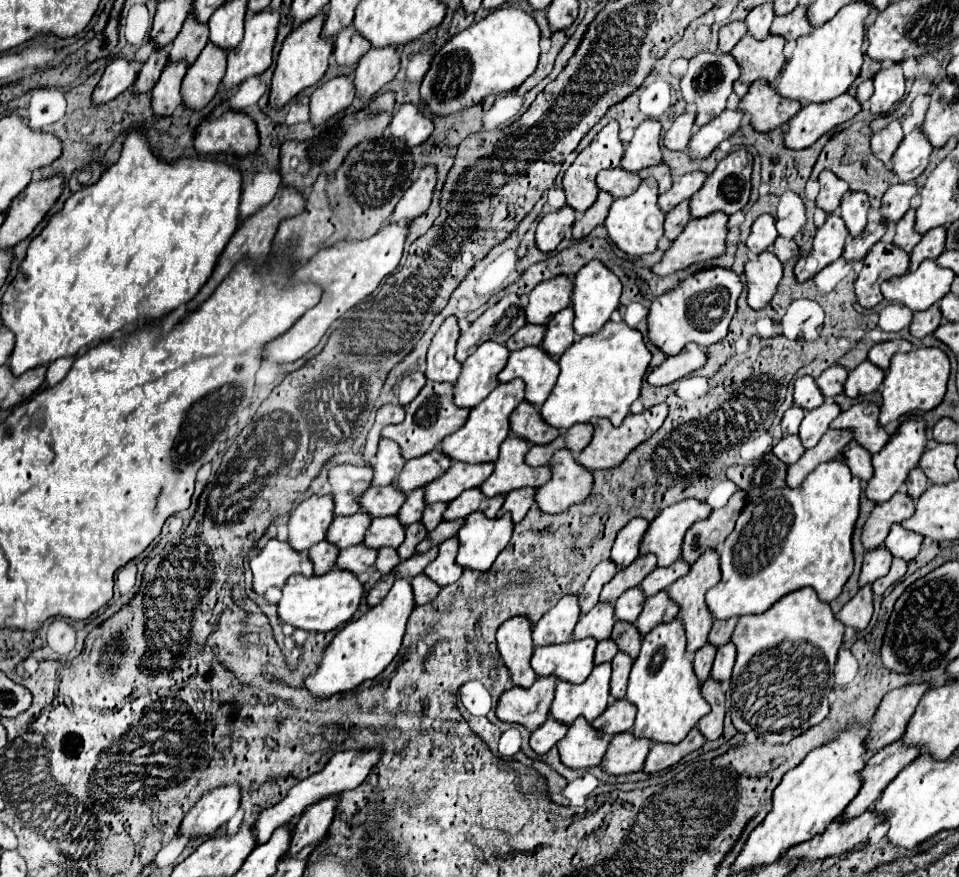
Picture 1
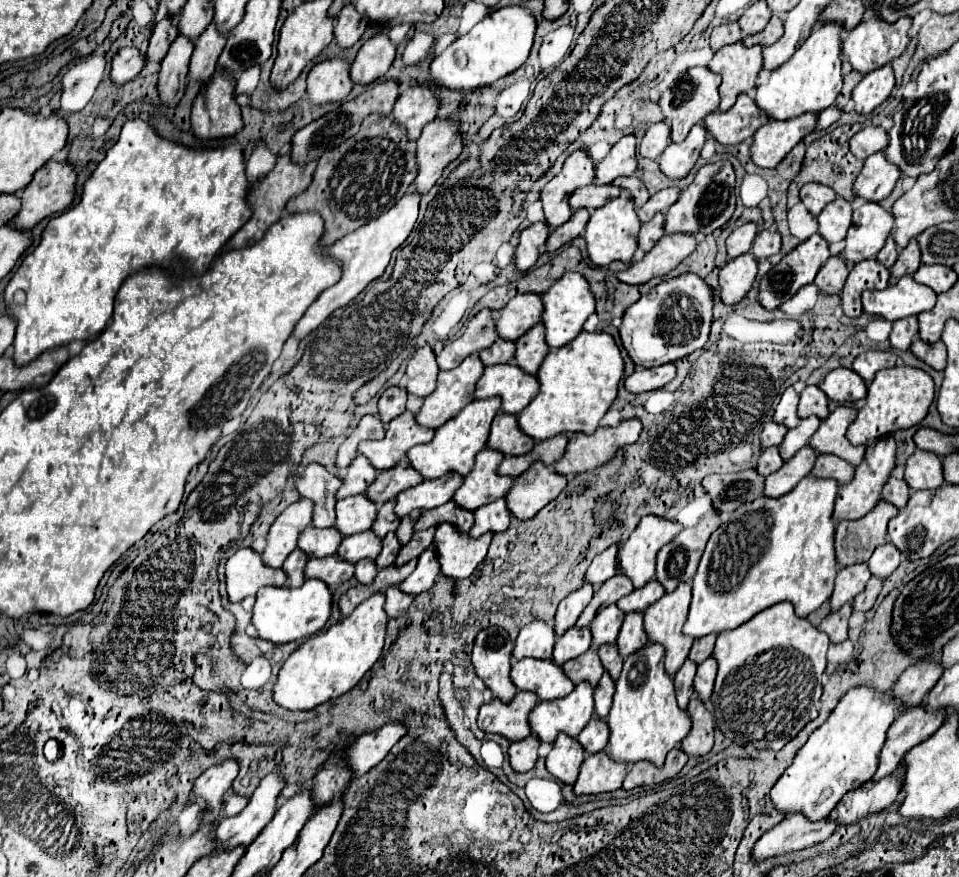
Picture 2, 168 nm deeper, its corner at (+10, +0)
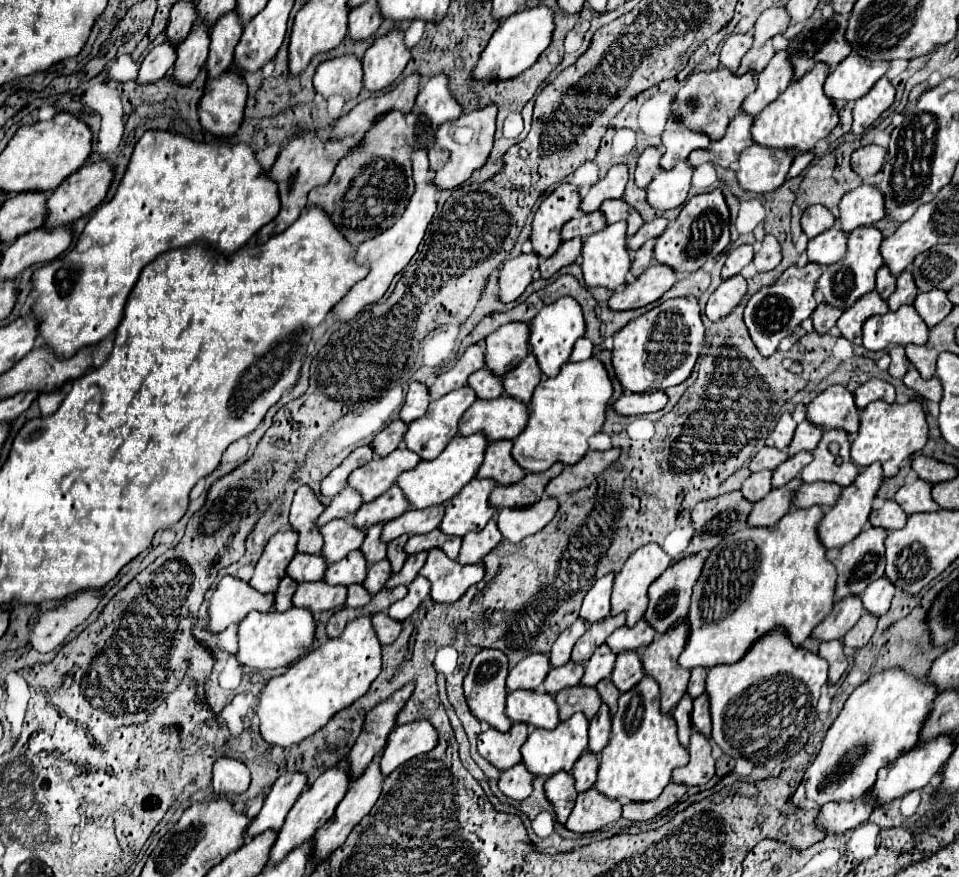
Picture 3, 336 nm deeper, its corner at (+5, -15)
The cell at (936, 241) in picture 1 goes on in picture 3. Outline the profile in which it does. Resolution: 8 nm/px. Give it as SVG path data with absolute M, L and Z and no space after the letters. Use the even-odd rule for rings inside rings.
M903 271L903 273L897 277L897 289L895 289L895 293L887 299L889 311L897 311L901 305L913 305L917 293L919 293L919 291L915 289L911 271Z

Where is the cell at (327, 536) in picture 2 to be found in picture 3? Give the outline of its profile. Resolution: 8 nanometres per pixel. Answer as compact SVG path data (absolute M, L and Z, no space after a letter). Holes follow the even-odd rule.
M297 553L289 567L287 567L287 575L297 581L297 583L305 583L305 581L321 581L325 575L327 563L321 555L303 555Z

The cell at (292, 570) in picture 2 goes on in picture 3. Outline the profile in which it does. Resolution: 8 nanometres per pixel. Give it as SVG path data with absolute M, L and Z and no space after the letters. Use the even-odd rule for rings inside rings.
M285 577L285 579L279 583L279 589L277 589L277 593L275 593L275 611L283 613L283 611L287 611L287 609L291 607L291 597L293 597L293 593L295 593L295 587L297 587L297 583L291 581L289 577Z

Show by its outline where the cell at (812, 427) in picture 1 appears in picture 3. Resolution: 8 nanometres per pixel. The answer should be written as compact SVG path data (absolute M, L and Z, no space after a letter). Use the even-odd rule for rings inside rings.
M801 451L801 453L797 453L795 457L789 457L785 463L781 463L775 471L773 471L773 477L771 477L771 485L777 489L777 487L783 487L783 485L787 485L791 479L795 479L799 473L801 473L801 469L807 465L807 463L811 463L811 453L809 451Z

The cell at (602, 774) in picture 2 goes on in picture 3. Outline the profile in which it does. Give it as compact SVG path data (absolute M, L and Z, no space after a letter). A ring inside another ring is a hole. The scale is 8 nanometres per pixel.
M589 789L577 797L565 827L573 833L591 833L599 831L607 823L617 821L619 817L621 817L621 803L603 797L595 789Z

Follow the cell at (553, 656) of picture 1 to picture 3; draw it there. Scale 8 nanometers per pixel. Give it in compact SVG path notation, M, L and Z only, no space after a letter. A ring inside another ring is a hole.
M543 691L509 693L505 715L511 719L511 723L525 723L549 731L559 725L559 711L555 697Z

